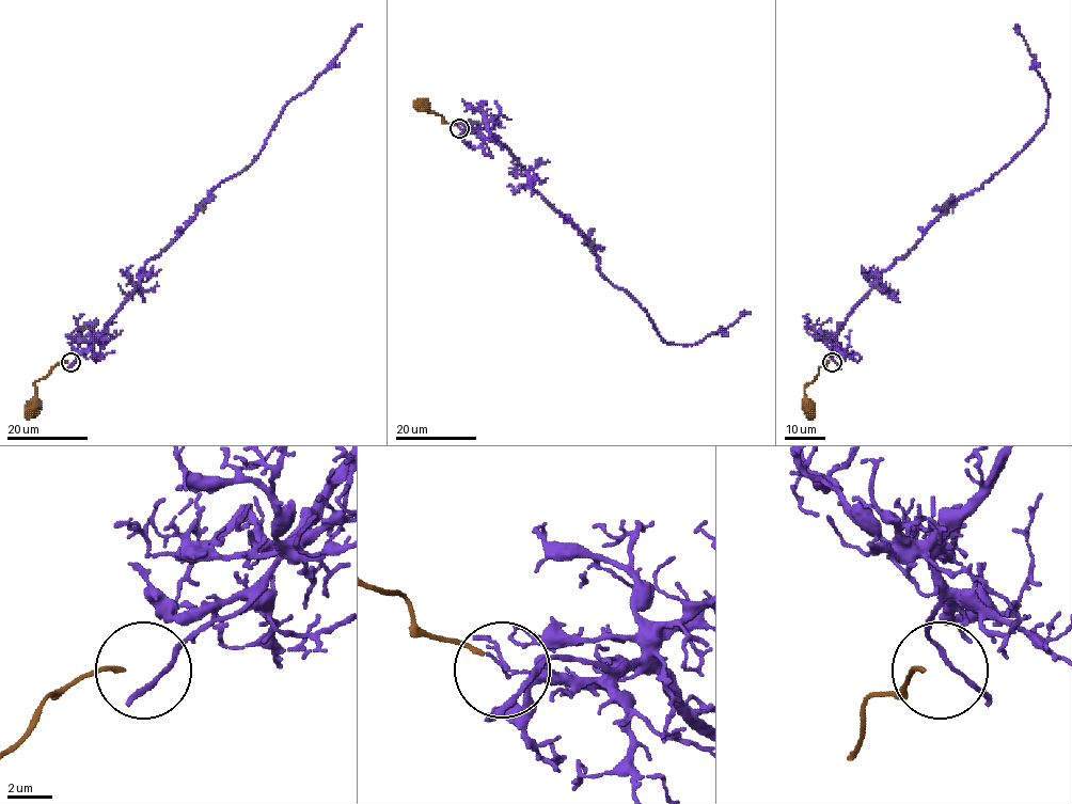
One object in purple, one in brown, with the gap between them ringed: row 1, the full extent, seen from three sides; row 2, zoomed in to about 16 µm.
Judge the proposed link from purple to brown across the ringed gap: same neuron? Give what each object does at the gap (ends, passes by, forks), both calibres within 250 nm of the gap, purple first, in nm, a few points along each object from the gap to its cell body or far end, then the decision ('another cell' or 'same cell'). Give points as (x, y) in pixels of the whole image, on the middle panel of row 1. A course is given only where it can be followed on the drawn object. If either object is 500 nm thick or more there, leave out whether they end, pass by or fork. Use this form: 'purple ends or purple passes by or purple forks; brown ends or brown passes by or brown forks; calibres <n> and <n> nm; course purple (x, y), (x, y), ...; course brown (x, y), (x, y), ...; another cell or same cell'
purple passes by; brown ends; calibres 190 and 200 nm; course purple (461, 131), (485, 127), (524, 167), (596, 252), (600, 273), (666, 343), (695, 345), (751, 313); course brown (456, 126), (446, 123), (440, 114), (427, 111), (422, 106), (424, 100), (420, 104); same cell

